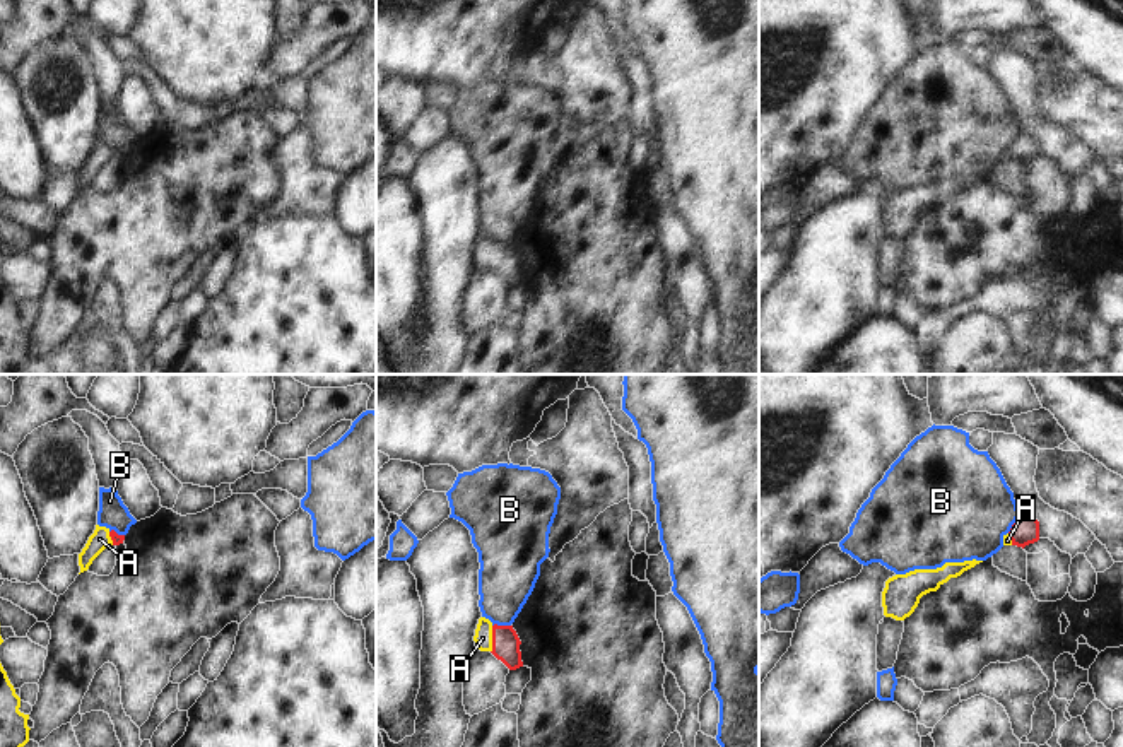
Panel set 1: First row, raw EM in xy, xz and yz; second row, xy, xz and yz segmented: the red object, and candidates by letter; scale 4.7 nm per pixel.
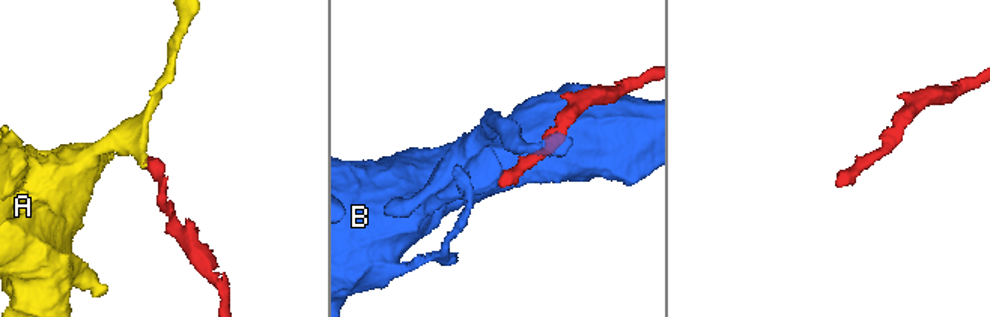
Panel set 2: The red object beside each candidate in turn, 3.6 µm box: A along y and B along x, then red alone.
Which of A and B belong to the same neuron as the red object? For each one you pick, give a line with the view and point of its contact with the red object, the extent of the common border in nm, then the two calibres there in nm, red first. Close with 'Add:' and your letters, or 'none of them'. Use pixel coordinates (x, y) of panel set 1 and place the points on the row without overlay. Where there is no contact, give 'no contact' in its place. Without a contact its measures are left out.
A: meets red in xz at (493, 257); contact 130 nm long; 130 nm thick on the red side, 90 nm on the other
Add: A

